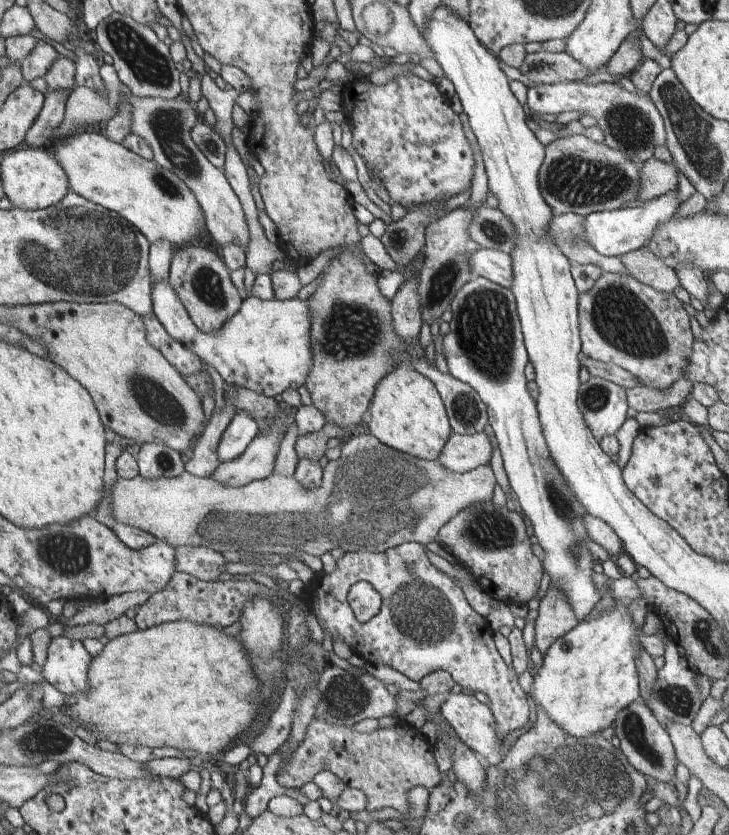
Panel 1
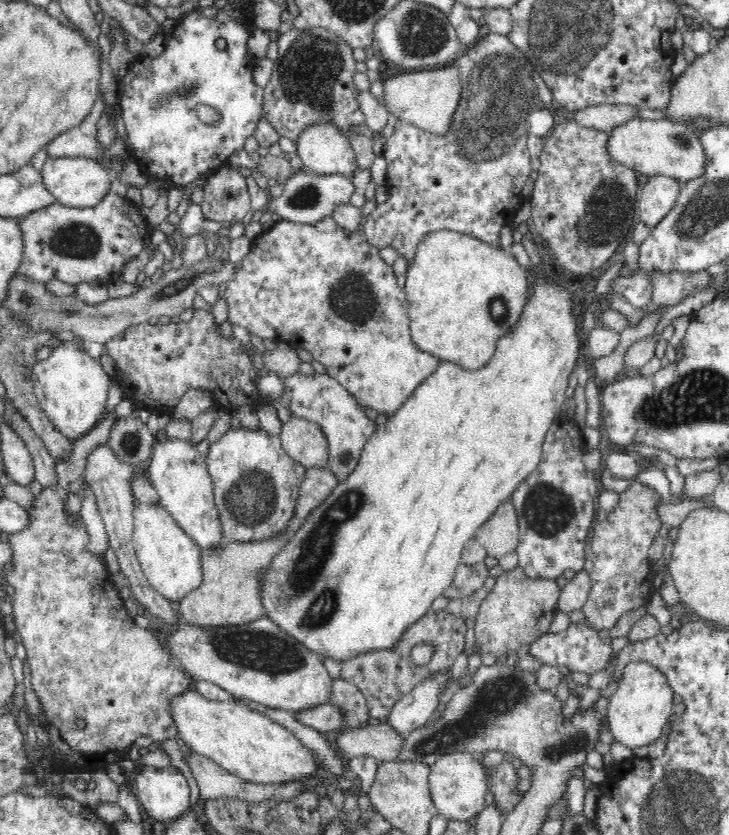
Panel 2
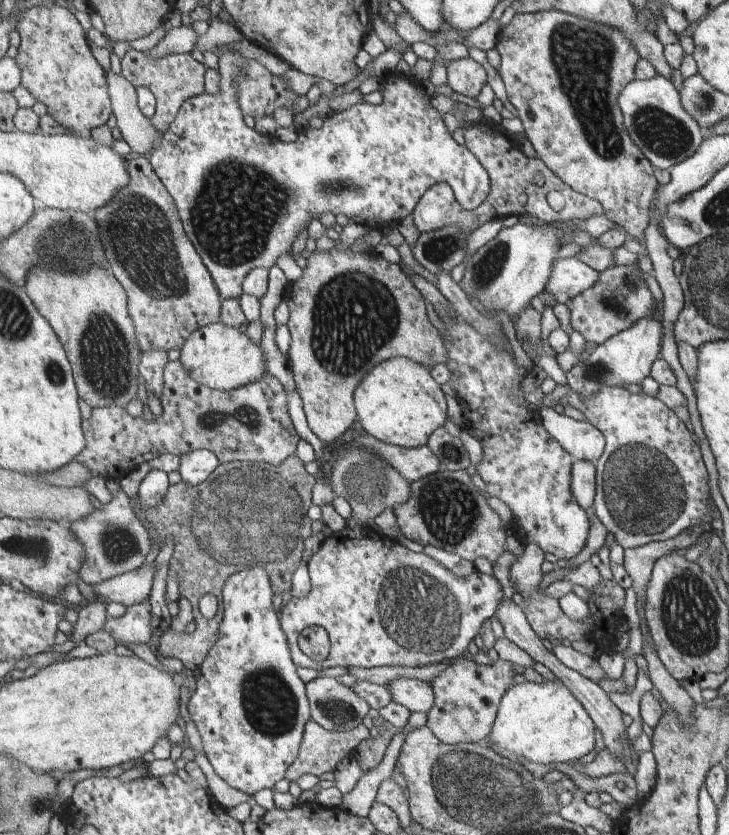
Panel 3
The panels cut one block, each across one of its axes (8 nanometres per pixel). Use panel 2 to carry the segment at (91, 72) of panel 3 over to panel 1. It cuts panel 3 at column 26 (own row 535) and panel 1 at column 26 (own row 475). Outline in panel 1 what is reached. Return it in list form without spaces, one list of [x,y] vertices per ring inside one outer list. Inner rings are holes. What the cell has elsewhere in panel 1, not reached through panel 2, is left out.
[[[37,40],[34,50],[21,60],[21,71],[23,80],[26,83],[32,82],[35,78],[45,78],[50,67],[61,58],[56,49],[43,40]]]

